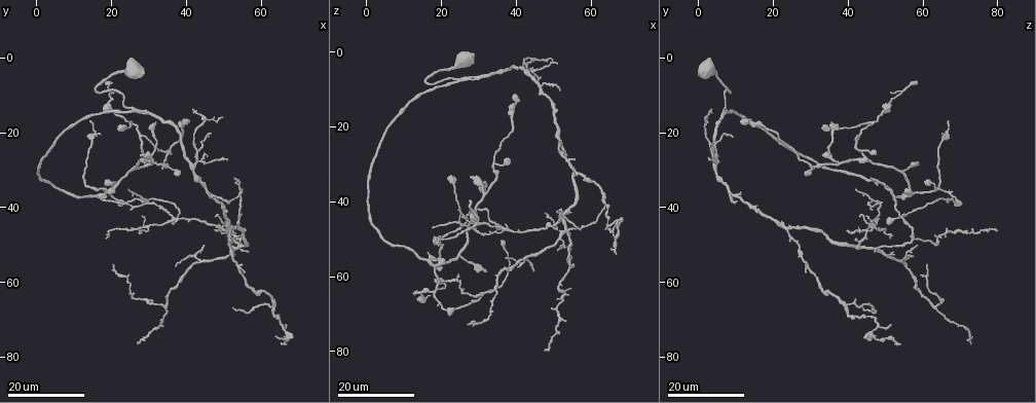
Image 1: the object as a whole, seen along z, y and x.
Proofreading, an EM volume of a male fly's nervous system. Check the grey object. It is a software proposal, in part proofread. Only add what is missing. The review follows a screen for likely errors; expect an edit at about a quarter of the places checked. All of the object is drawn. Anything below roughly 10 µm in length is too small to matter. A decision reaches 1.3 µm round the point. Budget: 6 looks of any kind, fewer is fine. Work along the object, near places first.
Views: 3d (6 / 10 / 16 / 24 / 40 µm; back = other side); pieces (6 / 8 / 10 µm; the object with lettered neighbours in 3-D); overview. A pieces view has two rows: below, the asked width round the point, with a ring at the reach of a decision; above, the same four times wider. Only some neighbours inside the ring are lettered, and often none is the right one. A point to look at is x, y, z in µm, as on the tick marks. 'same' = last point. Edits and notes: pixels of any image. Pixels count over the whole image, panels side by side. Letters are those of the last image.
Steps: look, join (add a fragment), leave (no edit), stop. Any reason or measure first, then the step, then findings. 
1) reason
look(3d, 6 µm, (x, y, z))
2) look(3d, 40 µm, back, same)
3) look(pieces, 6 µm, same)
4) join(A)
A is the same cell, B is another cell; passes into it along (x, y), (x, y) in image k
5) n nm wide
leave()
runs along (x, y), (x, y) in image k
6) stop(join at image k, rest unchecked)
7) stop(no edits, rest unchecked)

branch stops here
look(3d, 16 µm, (67.0, 77.0, 54.0))

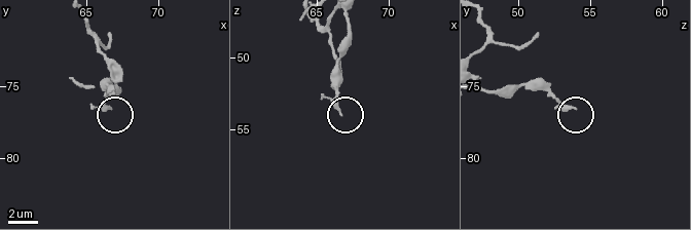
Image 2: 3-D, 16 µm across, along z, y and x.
look(pieces, 10 µm, (66.8, 76.6, 53.8))

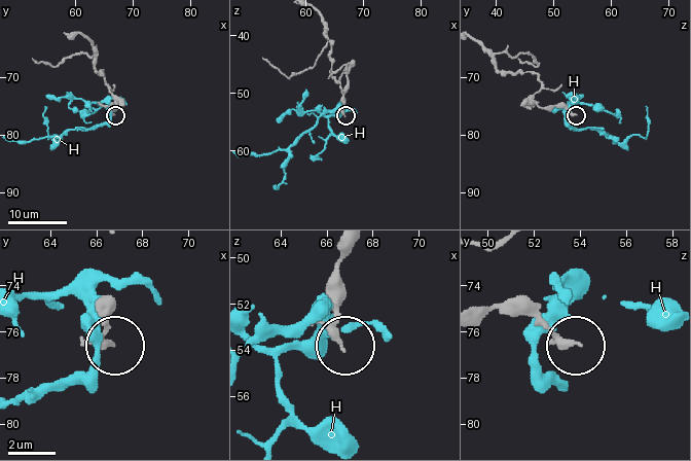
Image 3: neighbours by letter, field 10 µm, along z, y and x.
leave()
H is another cell; runs along (330, 56), (335, 79), (343, 72), (348, 79), (343, 114) in image 3; none of them fits

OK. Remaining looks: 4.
tapers out
look(3d, 16 µm, (47.5, 43.0, 43.0))

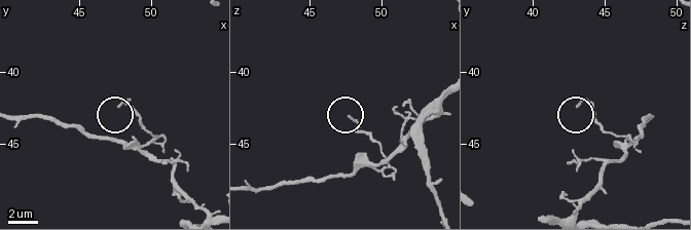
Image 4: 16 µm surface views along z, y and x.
see the neighbours
look(pieces, 10 µm, (47.8, 42.4, 43.0))

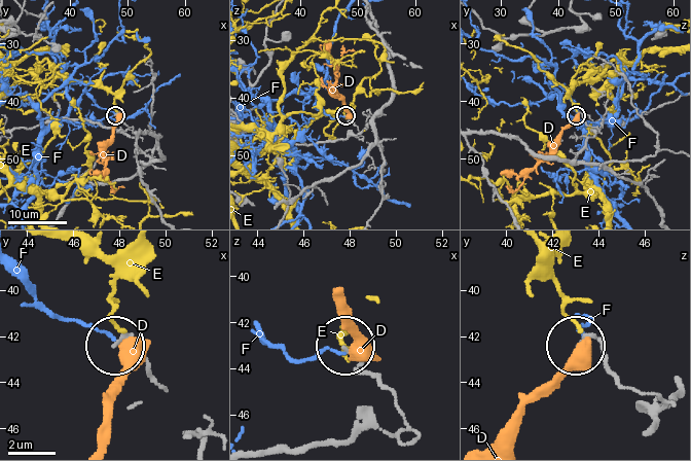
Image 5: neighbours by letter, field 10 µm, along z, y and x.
leave()
D, E and F are other cells; runs along (397, 428), (403, 416), (399, 404), (346, 348) in image 5; none of them fits

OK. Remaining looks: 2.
thin end
look(3d, 16 µm, (55.0, 57.0, 28.5))

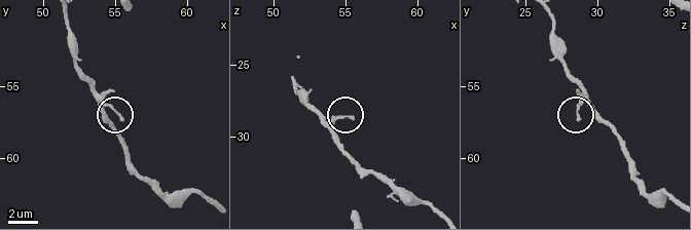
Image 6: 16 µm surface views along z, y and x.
look(pieces, 6 µm, (55.4, 57.2, 28.8))

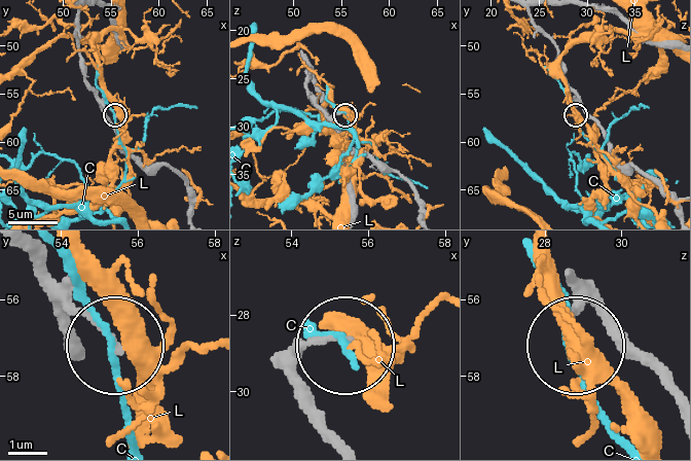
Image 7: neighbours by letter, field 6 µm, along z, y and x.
leave()
C and L are other cells; runs along (78, 16), (75, 41), (84, 80), (114, 114) in image 7; none of them fits

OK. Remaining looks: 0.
stop(no edits, rest unchecked)

